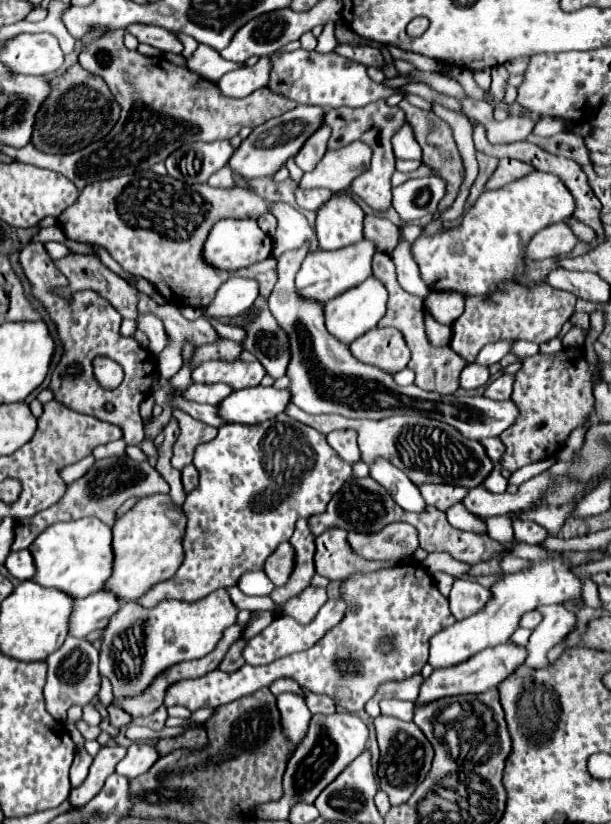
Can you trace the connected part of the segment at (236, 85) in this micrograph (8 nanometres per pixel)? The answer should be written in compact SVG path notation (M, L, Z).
M262 57L254 67L244 67L224 74L218 81L218 89L226 97L244 98L258 87L266 87L272 73L272 59Z

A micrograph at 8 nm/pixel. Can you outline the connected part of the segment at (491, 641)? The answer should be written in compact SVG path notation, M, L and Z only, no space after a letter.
M548 559L548 561L532 561L528 571L520 573L508 573L500 577L496 585L492 585L492 599L488 605L462 621L456 621L454 625L446 627L444 631L436 633L436 637L430 639L430 659L428 663L432 669L442 669L442 667L454 667L458 663L468 661L474 657L478 651L506 643L510 635L518 629L518 619L522 613L532 611L540 605L550 605L550 603L560 603L566 599L576 599L582 595L582 583L572 575L564 559Z

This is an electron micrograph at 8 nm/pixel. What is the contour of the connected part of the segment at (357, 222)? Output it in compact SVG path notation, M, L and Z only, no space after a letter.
M334 195L318 209L316 235L320 249L334 251L364 239L364 211L346 195Z

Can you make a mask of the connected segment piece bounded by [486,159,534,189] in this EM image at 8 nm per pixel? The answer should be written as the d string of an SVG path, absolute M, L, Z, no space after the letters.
M500 159L500 165L496 169L496 173L490 177L486 189L498 189L504 187L520 177L526 177L528 173L532 173L534 167L526 165L524 161L516 161L516 159Z

